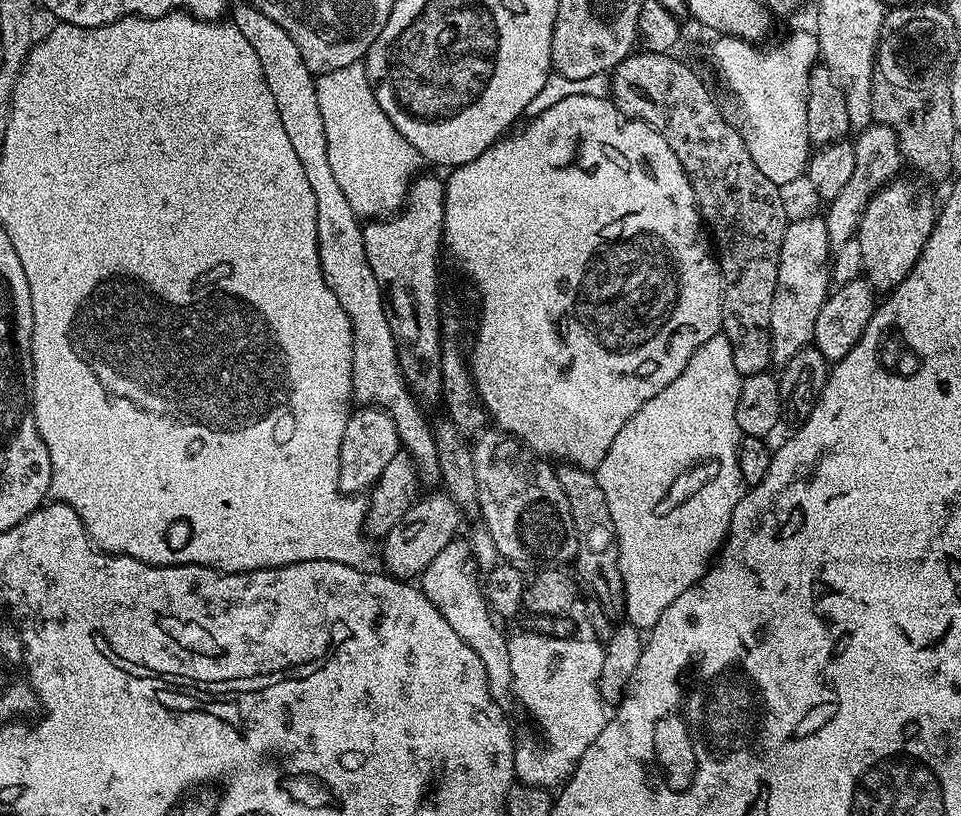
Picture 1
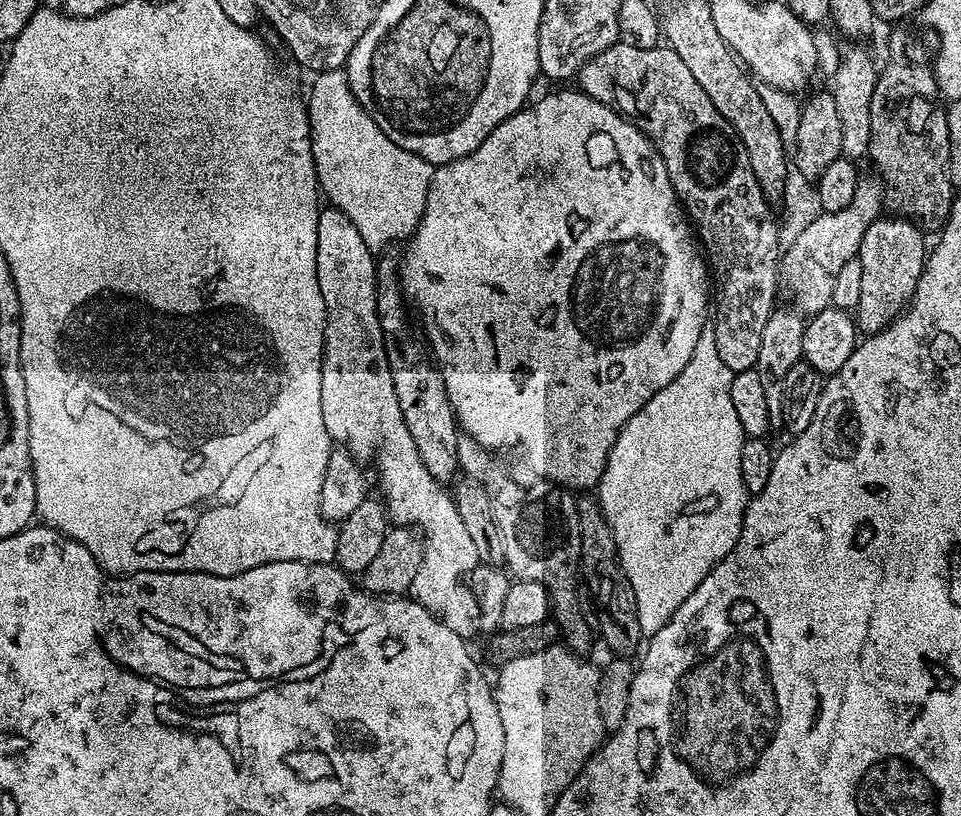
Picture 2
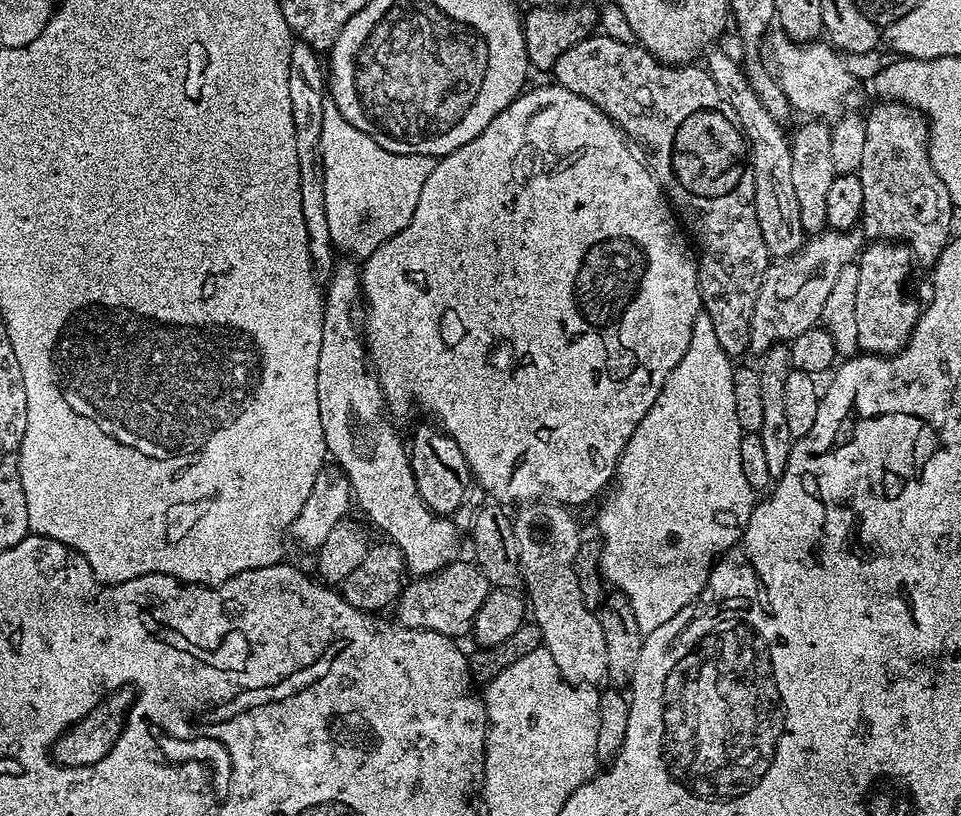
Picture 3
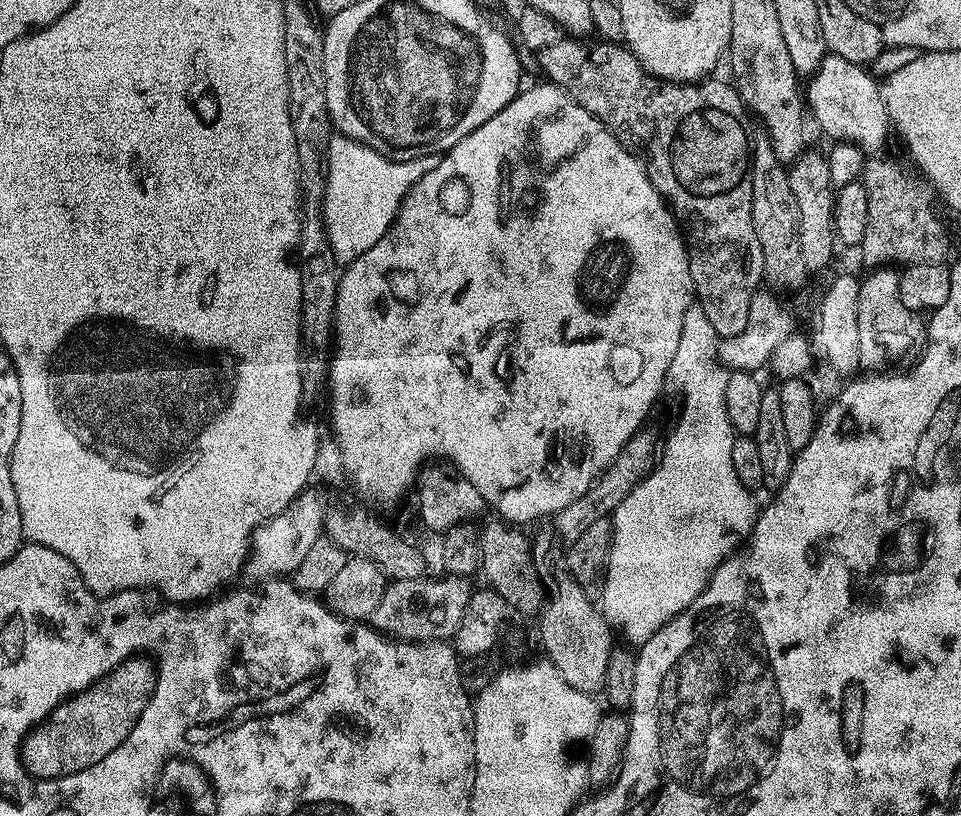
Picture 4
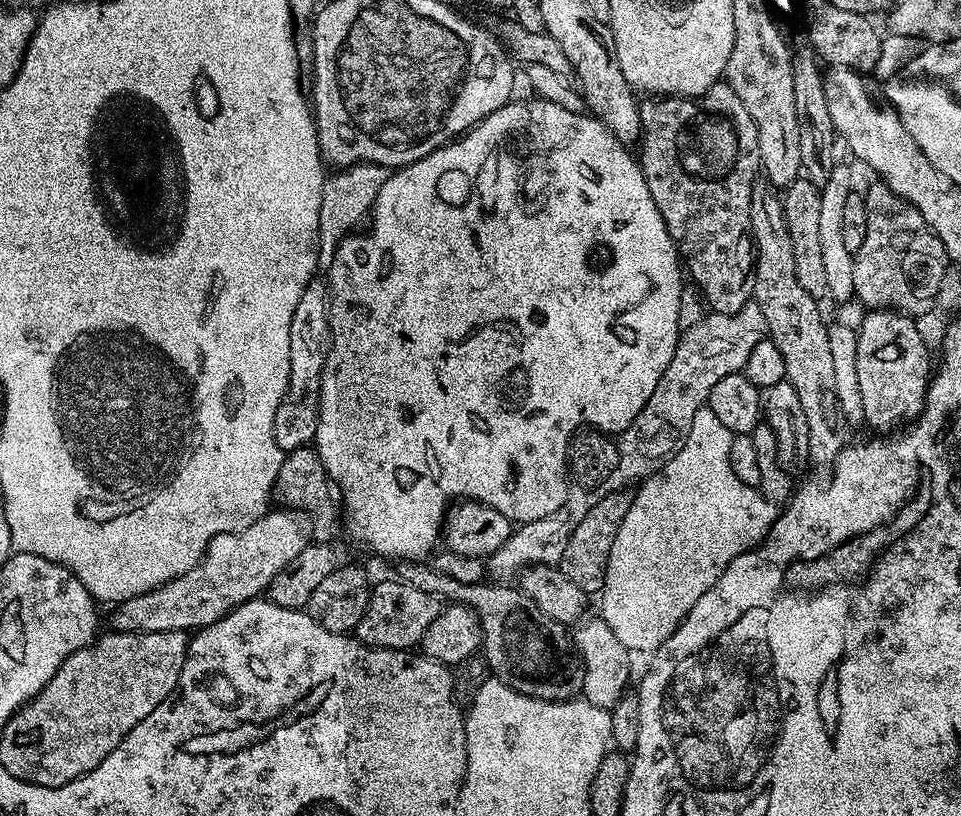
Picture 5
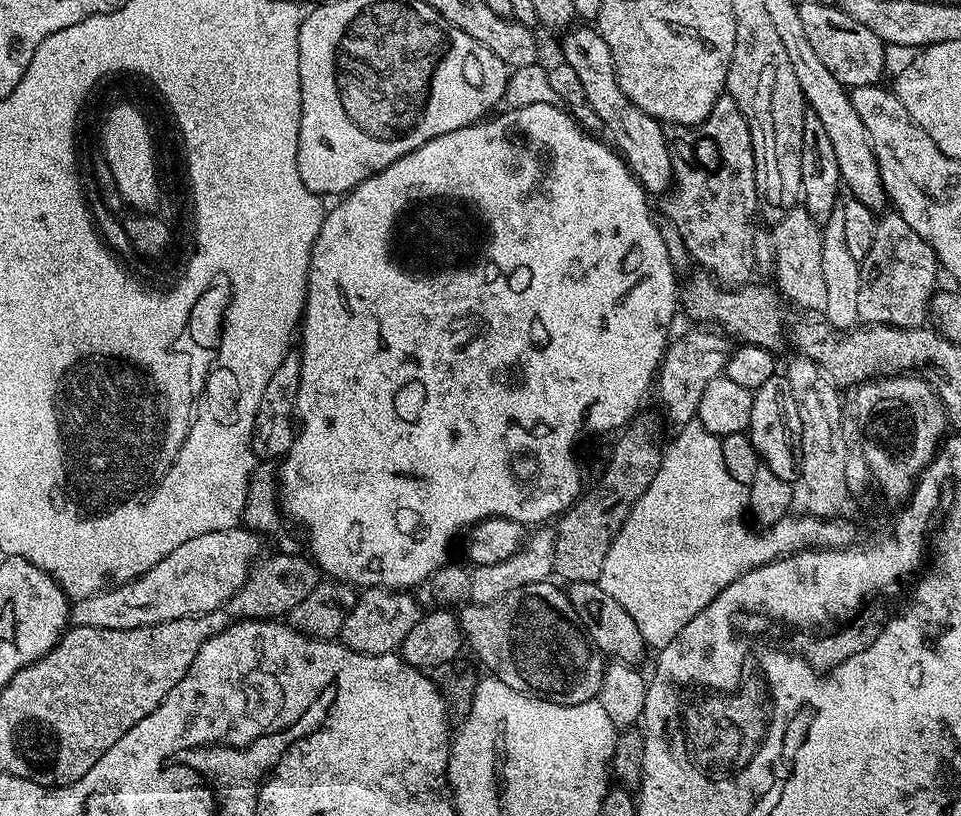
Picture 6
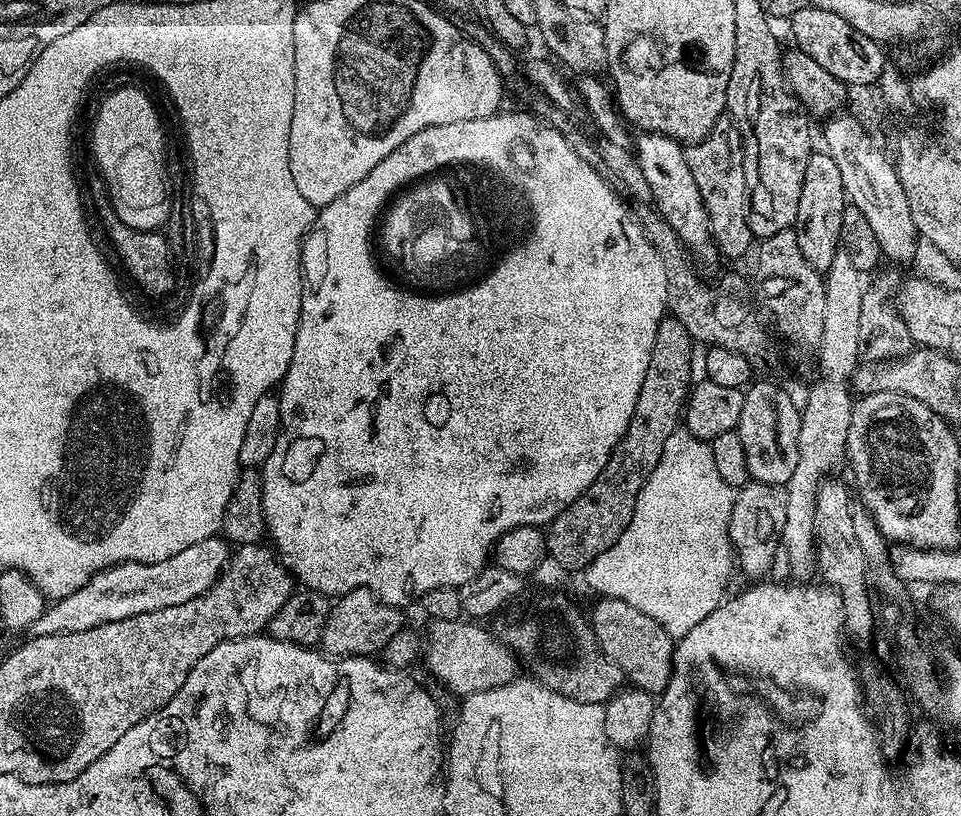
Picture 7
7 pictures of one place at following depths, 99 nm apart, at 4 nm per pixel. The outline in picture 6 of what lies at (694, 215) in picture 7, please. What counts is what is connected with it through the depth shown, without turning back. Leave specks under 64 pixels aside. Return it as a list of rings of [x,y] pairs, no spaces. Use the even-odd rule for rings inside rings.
[[[569,27],[563,33],[564,41],[560,44],[560,52],[564,55],[561,56],[563,63],[568,64],[570,70],[574,70],[574,74],[578,74],[578,82],[582,82],[582,90],[586,94],[586,102],[590,102],[594,114],[598,114],[600,128],[608,131],[607,139],[614,145],[615,151],[620,154],[644,191],[649,194],[667,193],[673,187],[673,183],[672,152],[668,149],[669,139],[666,137],[665,127],[661,121],[634,106],[634,102],[630,102],[626,94],[622,94],[610,46],[606,46],[595,27],[576,27]]]

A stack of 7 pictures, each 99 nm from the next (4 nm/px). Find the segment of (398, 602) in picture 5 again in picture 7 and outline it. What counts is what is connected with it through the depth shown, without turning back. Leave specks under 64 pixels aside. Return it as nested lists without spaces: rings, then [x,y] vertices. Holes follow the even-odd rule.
[[[355,588],[345,592],[332,604],[330,614],[326,618],[326,630],[322,630],[319,647],[332,658],[375,657],[377,654],[383,653],[386,642],[390,642],[390,638],[394,638],[394,634],[398,634],[400,629],[405,627],[406,620],[400,612],[403,611],[397,605],[382,602],[368,588]]]

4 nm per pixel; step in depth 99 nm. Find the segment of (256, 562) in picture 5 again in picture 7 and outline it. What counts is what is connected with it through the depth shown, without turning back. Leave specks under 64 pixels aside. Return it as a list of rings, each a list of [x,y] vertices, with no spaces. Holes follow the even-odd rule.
[[[219,535],[194,542],[186,550],[178,550],[170,558],[153,564],[114,564],[94,573],[86,586],[78,586],[74,594],[53,600],[31,626],[32,636],[49,636],[78,630],[94,630],[106,622],[118,622],[122,618],[134,618],[134,614],[150,614],[150,610],[166,610],[166,606],[182,606],[190,598],[198,598],[223,572],[228,565],[230,544]]]

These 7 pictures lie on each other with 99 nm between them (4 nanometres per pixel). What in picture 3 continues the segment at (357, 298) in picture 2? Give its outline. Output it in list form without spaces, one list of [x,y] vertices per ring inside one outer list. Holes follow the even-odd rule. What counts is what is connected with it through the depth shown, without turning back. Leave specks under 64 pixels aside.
[[[344,258],[344,261],[342,261],[341,264],[339,261],[339,263],[337,263],[335,265],[335,267],[333,267],[332,277],[330,277],[330,279],[328,279],[326,281],[326,287],[323,289],[323,292],[322,292],[322,299],[324,301],[324,313],[322,314],[322,346],[318,350],[318,418],[322,418],[322,438],[324,439],[324,447],[326,449],[327,455],[329,457],[331,457],[331,459],[333,461],[335,461],[335,463],[339,464],[340,469],[342,469],[342,471],[344,471],[345,474],[348,475],[348,481],[350,482],[350,486],[352,487],[352,495],[354,497],[355,507],[357,509],[360,507],[361,510],[364,511],[366,515],[368,515],[369,522],[372,523],[373,526],[376,527],[378,531],[385,532],[385,534],[388,535],[385,537],[387,537],[387,539],[389,541],[391,541],[391,543],[395,544],[396,549],[399,550],[399,552],[401,552],[401,554],[404,555],[405,569],[407,569],[407,571],[409,573],[411,573],[411,575],[413,577],[416,577],[416,578],[419,578],[422,576],[433,576],[433,574],[436,573],[438,570],[442,570],[443,568],[445,568],[447,566],[447,564],[450,564],[450,563],[452,563],[453,560],[457,559],[458,552],[456,552],[456,528],[454,525],[451,524],[453,521],[451,519],[449,519],[449,517],[437,516],[435,512],[431,512],[431,510],[428,509],[428,507],[426,506],[426,502],[422,502],[422,498],[418,494],[418,486],[414,482],[414,474],[412,473],[412,462],[411,462],[409,453],[406,451],[405,445],[403,448],[403,446],[400,445],[399,434],[396,433],[395,430],[392,429],[391,426],[388,425],[386,421],[380,420],[380,415],[383,414],[384,408],[386,409],[386,401],[384,398],[384,392],[380,388],[380,381],[377,380],[375,371],[373,371],[373,369],[370,367],[370,361],[366,355],[366,341],[362,335],[362,324],[361,324],[361,321],[358,319],[358,312],[357,312],[357,316],[356,316],[356,304],[357,304],[357,308],[358,308],[358,301],[361,299],[361,296],[362,296],[362,293],[360,291],[360,268],[357,267],[357,265],[355,265],[355,266],[352,265],[351,262],[353,262],[351,259]]]

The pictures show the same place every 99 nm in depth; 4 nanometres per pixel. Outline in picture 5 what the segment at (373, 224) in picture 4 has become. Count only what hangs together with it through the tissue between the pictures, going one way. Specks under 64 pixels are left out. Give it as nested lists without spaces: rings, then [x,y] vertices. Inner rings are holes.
[[[357,164],[329,175],[322,192],[322,207],[319,210],[319,242],[317,244],[317,265],[327,268],[332,264],[336,248],[363,219],[371,213],[378,190],[385,184],[387,169],[377,164]]]

